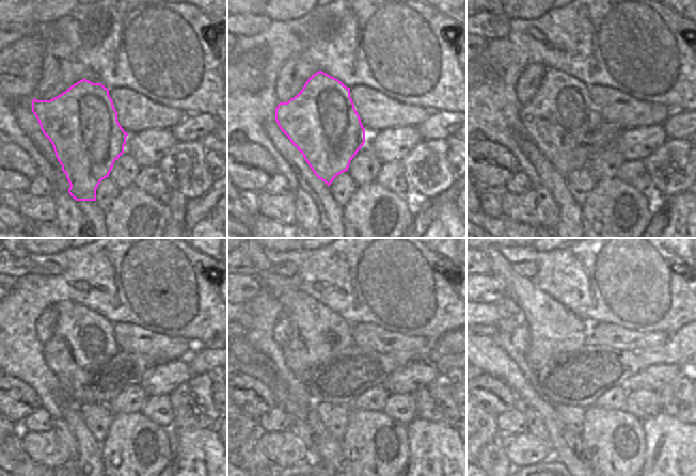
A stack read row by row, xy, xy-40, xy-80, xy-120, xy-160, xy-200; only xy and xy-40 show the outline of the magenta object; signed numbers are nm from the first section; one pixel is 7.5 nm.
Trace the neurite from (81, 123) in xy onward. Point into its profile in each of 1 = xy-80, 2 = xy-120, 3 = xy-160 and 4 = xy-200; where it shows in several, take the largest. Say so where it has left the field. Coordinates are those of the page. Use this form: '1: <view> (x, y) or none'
1: xy-80 (559, 115)
2: xy-120 (83, 340)
3: xy-160 (317, 334)
4: xy-200 (554, 330)

